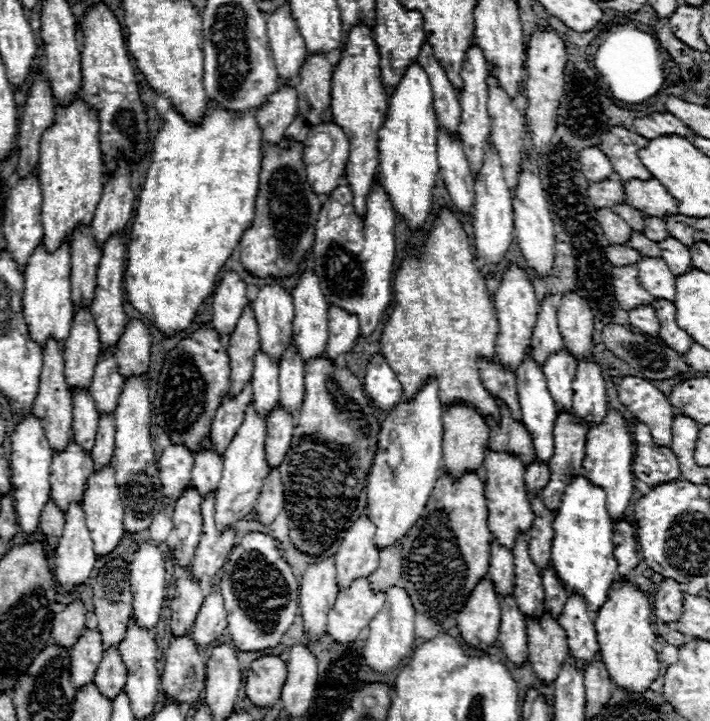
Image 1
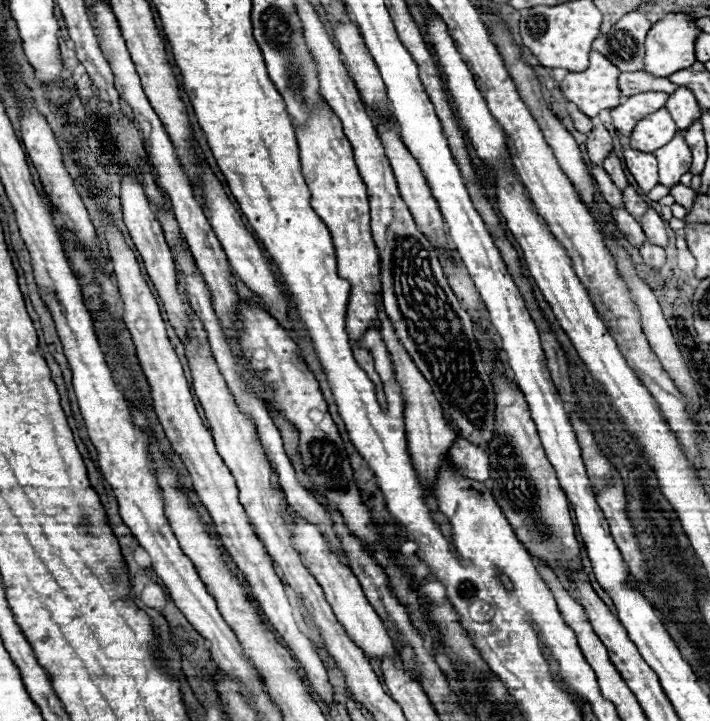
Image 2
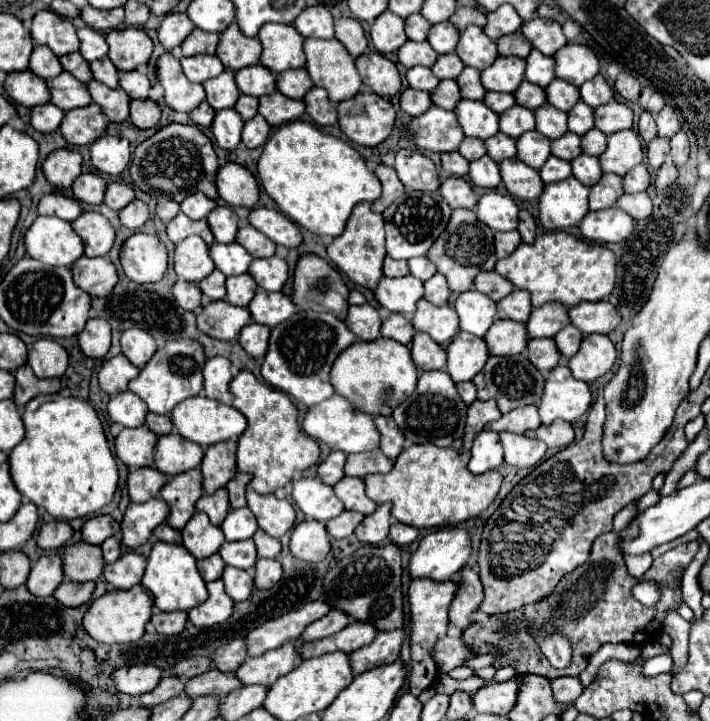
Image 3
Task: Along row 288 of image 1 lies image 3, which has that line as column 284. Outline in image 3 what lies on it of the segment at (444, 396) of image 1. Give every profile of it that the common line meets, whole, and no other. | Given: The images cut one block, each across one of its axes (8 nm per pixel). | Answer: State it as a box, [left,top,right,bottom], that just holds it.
[230,370,320,494]

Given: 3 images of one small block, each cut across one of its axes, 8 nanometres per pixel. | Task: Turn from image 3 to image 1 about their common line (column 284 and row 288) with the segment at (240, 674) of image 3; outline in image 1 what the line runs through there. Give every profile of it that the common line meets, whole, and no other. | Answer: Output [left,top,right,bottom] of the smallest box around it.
[636,256,674,300]

